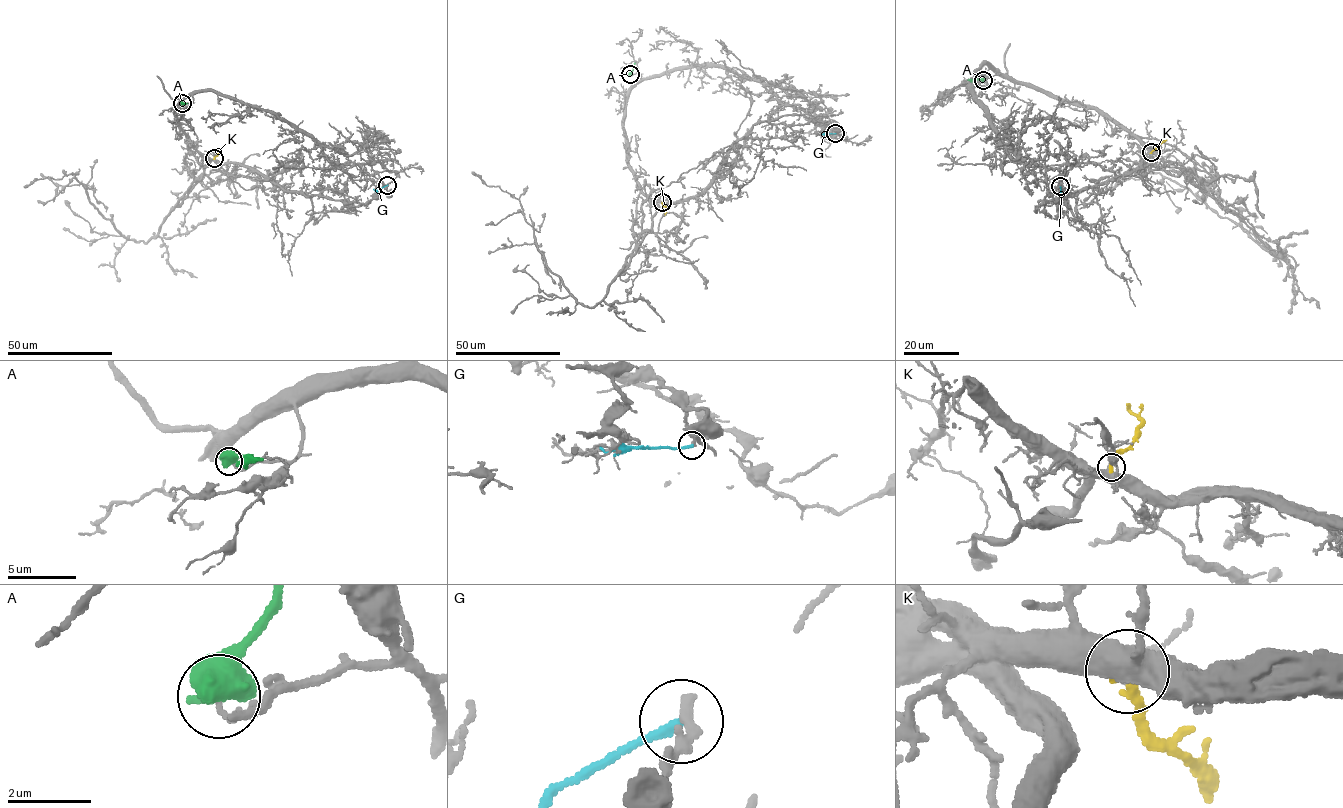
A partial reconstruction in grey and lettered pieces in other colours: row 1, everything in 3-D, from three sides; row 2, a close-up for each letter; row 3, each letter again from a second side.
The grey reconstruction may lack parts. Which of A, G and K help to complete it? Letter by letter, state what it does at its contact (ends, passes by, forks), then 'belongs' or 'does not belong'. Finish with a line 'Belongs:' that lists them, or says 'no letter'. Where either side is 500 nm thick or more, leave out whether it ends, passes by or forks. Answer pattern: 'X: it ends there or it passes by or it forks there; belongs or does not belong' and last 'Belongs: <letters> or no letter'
A: does not belong
G: it ends there; does not belong
K: it ends there; does not belong
Belongs: no letter

